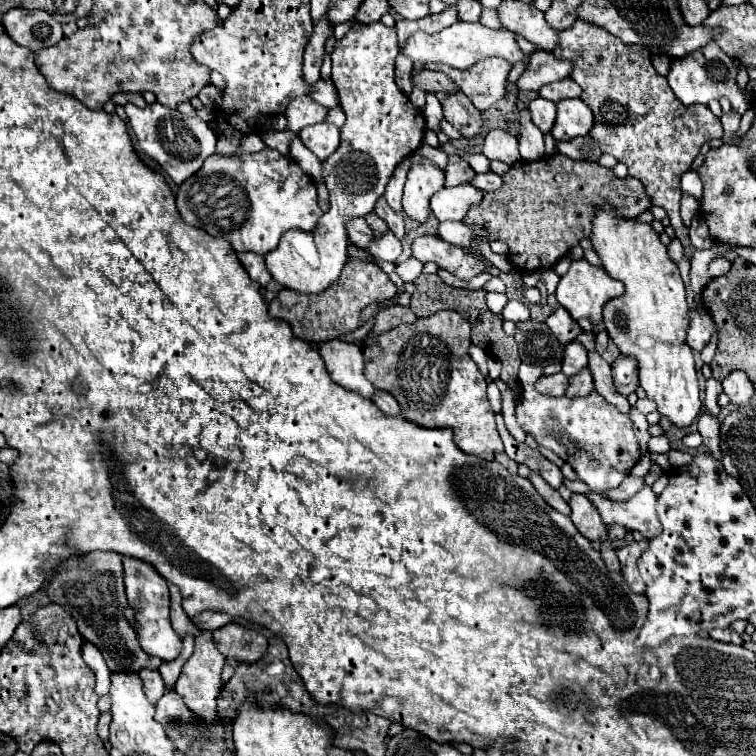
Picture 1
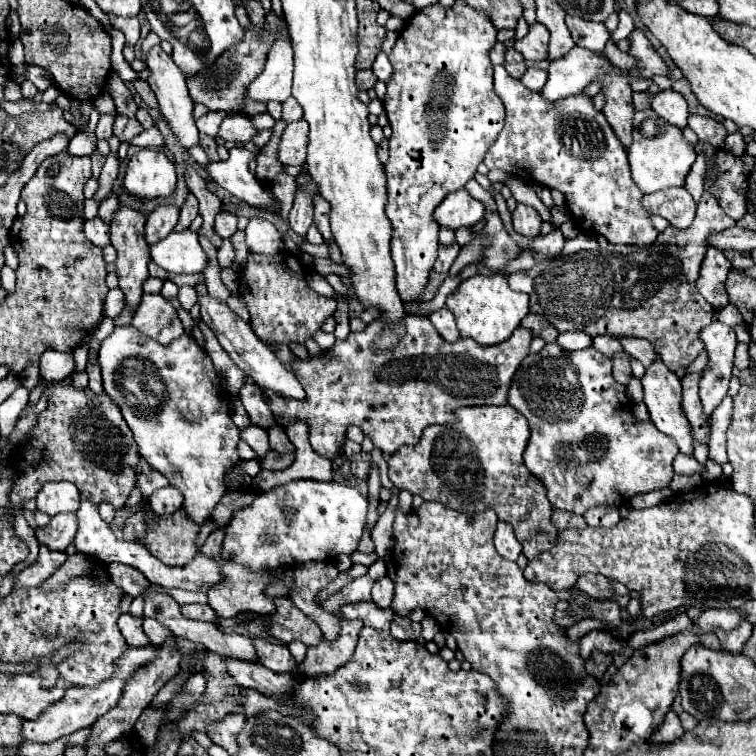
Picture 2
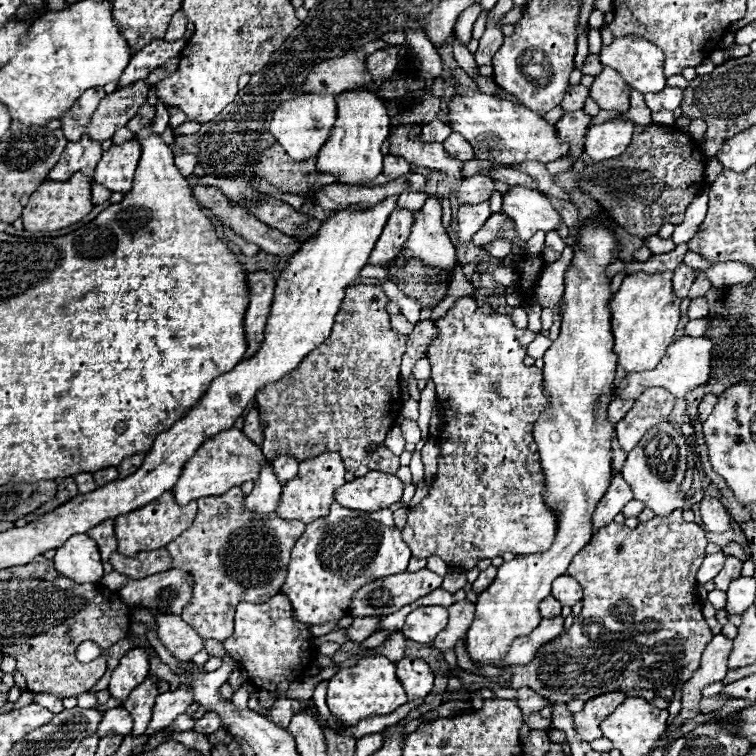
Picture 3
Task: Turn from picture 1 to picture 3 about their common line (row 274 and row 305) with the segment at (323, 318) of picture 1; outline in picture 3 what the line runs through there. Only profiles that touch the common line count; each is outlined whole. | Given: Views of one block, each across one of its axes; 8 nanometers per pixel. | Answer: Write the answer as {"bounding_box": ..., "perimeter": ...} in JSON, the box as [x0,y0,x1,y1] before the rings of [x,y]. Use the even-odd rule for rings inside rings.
{"bounding_box":[256,284,406,476],"perimeter":[[[356,284],[346,288],[330,338],[312,350],[296,372],[286,374],[278,384],[258,390],[256,400],[264,430],[262,452],[268,460],[280,454],[308,460],[322,450],[332,450],[342,454],[346,470],[354,472],[354,476],[364,476],[372,470],[398,472],[400,458],[382,442],[402,412],[398,380],[406,336],[392,330],[390,314],[386,312],[388,302],[382,286]],[[370,444],[378,448],[366,452]]]}

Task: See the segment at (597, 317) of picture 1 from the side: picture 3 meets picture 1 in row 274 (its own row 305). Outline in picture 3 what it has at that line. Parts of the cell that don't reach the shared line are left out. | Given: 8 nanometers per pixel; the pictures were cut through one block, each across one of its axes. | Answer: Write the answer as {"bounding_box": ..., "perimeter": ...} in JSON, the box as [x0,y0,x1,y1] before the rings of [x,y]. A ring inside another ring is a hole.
{"bounding_box":[466,214,620,668],"perimeter":[[[598,214],[596,218],[588,218],[580,224],[576,244],[574,248],[574,258],[564,274],[564,312],[562,312],[562,330],[558,340],[552,342],[552,346],[544,354],[544,380],[546,380],[546,390],[550,394],[550,410],[546,410],[540,420],[534,426],[534,438],[538,444],[542,468],[546,474],[546,504],[558,512],[558,534],[550,550],[542,554],[530,554],[530,556],[516,556],[510,562],[504,562],[498,568],[498,576],[494,582],[484,590],[478,600],[476,600],[476,616],[474,622],[468,630],[466,638],[466,652],[470,660],[480,668],[480,666],[496,666],[502,668],[502,658],[506,656],[506,650],[510,650],[510,642],[514,638],[530,634],[534,626],[540,624],[542,616],[538,614],[538,604],[550,596],[550,584],[554,578],[566,574],[574,554],[578,554],[592,538],[592,512],[600,498],[604,496],[606,488],[610,486],[612,472],[612,432],[614,424],[606,416],[606,408],[612,402],[612,380],[616,372],[616,354],[612,352],[614,346],[614,334],[610,326],[610,302],[614,298],[610,284],[612,278],[606,276],[606,268],[618,260],[620,252],[620,242],[616,234],[606,226],[602,220],[604,214]]]}

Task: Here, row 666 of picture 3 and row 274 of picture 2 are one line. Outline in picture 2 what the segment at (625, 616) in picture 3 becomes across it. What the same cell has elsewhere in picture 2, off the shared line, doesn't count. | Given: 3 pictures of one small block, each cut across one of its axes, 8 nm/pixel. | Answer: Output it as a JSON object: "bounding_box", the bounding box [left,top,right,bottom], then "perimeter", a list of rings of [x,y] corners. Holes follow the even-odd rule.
{"bounding_box":[508,192,736,370],"perimeter":[[[704,192],[692,226],[686,230],[676,230],[668,226],[664,232],[660,232],[658,240],[654,242],[654,246],[650,246],[650,250],[634,246],[614,246],[614,244],[608,244],[606,248],[598,250],[582,250],[576,254],[540,262],[528,272],[518,270],[508,276],[508,284],[512,290],[526,292],[530,296],[530,310],[542,314],[560,332],[580,330],[592,338],[598,334],[612,334],[616,338],[622,336],[644,338],[658,350],[662,362],[670,370],[678,370],[692,364],[694,358],[702,352],[702,342],[698,340],[698,332],[706,328],[714,318],[712,314],[714,308],[706,304],[706,300],[700,296],[696,288],[698,268],[702,256],[706,254],[706,236],[710,236],[710,232],[722,232],[734,224],[736,222],[730,216],[726,216],[722,208],[718,208],[714,196],[710,196],[710,192]]]}

